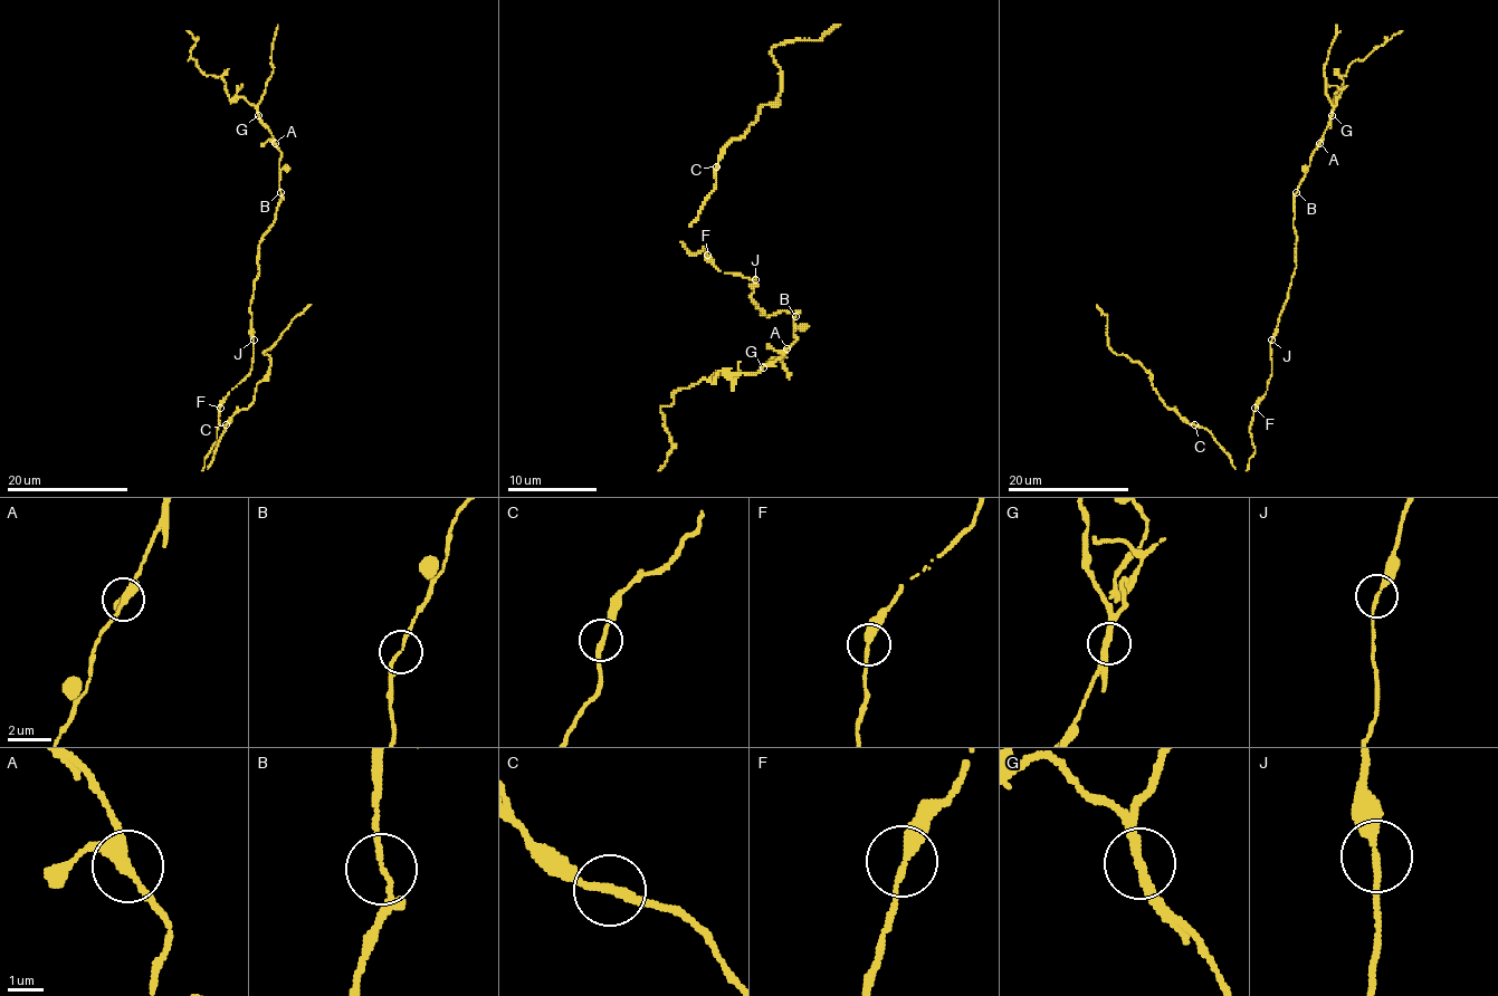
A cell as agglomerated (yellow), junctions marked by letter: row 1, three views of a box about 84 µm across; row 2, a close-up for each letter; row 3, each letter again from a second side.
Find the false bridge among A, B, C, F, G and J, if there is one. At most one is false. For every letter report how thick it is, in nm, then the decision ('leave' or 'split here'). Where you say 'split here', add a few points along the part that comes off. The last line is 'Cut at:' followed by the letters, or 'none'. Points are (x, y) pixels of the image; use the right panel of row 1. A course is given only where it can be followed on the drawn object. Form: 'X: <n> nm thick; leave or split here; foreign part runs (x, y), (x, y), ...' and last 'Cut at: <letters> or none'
A: 260 nm thick; leave
B: 120 nm thick; leave
C: 240 nm thick; leave
F: 300 nm thick; leave
G: 280 nm thick; split here; foreign part runs (1333, 114), (1337, 97), (1334, 97), (1343, 80), (1341, 76), (1346, 75), (1347, 67), (1402, 30)
J: 190 nm thick; leave
Cut at: G

